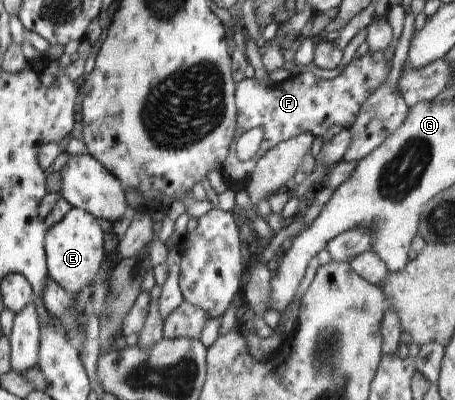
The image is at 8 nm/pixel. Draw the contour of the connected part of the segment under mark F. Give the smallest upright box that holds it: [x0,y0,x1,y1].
[220,51,390,186]

